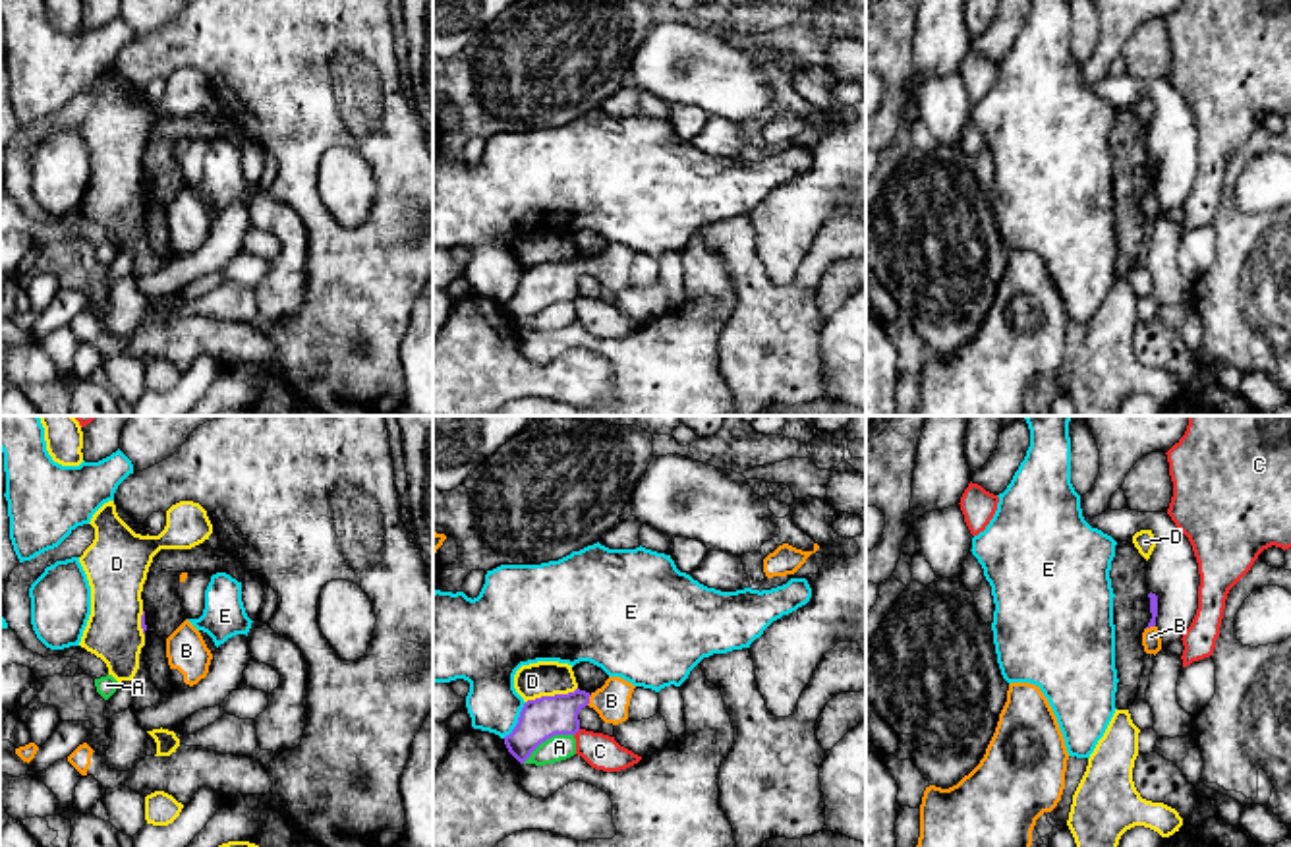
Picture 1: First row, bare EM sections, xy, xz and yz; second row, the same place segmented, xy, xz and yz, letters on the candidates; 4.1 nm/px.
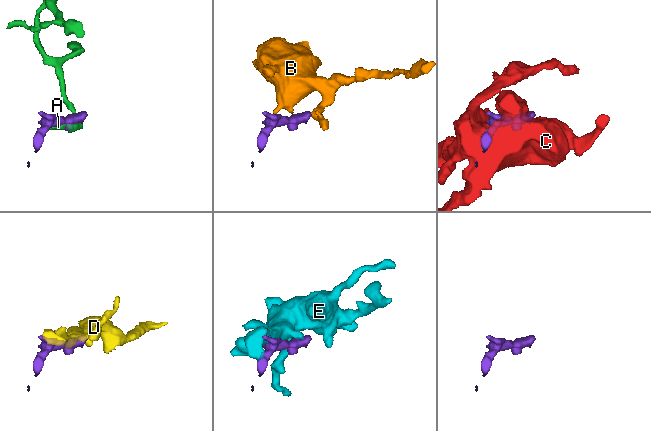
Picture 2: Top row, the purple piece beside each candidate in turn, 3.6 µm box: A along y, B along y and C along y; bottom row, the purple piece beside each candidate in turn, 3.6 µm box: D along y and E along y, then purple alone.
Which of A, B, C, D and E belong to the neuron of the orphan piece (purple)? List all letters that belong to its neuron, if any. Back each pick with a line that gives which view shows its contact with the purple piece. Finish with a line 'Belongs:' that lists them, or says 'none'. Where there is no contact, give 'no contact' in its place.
B: contact in xz
Belongs: B

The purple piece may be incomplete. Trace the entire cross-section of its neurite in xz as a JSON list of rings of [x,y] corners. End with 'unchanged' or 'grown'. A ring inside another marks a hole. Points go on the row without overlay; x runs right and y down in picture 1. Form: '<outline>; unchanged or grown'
[[[609,244],[595,259],[576,255],[568,261],[541,263],[528,267],[520,278],[518,290],[504,304],[508,319],[524,331],[531,319],[555,302],[576,302],[580,298],[578,280],[582,275],[593,275],[605,290],[618,292],[628,286],[628,273],[634,251]]]; grown

